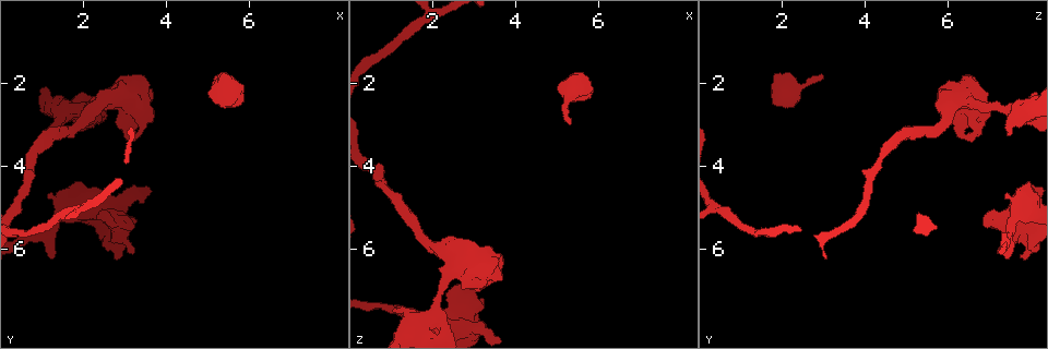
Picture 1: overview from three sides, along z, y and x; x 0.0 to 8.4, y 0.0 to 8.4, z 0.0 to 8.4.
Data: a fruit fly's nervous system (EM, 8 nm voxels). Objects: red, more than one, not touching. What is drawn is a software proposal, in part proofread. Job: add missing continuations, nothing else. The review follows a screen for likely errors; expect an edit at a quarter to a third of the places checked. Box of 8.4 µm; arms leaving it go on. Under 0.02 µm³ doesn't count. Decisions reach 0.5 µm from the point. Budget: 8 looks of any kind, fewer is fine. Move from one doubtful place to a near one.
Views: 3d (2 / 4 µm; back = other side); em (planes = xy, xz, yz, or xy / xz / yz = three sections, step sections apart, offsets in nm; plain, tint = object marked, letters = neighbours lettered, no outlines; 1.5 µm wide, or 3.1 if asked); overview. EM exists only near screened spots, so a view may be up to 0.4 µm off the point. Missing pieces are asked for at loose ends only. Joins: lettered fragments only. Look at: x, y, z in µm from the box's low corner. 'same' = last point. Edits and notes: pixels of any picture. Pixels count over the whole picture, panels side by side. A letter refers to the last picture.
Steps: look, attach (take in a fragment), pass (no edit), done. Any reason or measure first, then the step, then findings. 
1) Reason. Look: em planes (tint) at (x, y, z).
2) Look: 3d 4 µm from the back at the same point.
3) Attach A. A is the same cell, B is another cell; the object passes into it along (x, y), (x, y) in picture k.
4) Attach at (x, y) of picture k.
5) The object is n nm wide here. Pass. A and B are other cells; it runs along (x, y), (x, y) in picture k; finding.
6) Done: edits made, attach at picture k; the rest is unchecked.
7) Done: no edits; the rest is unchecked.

Branch stops here. Look: em yz step 4 (tint) at (1.00, 3.20, 7.45).

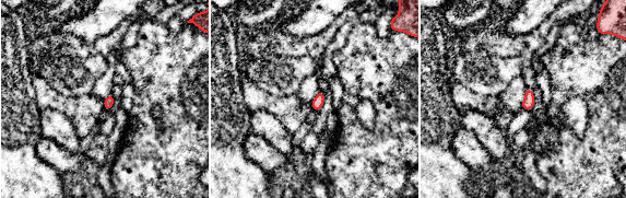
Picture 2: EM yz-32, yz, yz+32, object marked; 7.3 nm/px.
Look: em planes (letters) at the same point.

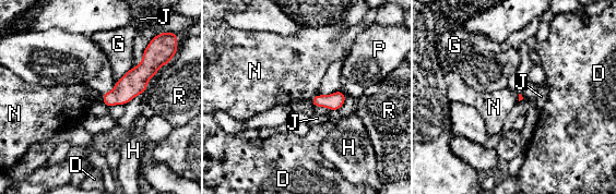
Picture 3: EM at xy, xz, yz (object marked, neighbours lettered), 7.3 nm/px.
The longest contact is with G, 140 nm. Pass. D, G, H, J, N, P and R are other cells; none of them fits.

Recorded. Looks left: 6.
Branch stops here. Look: em planes (letters) at (1.25, 6.20, 7.35).

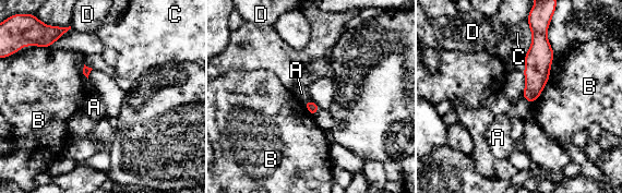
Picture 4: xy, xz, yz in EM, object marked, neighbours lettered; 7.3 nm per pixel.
Pass. A, B, C and D are other cells; a border runs along (311, 99), (303, 104) in picture 4; no lettered fragment goes on from it.

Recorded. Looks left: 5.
Branch stops here. Look: 3d 4 µm at (5.30, 1.90, 2.95).

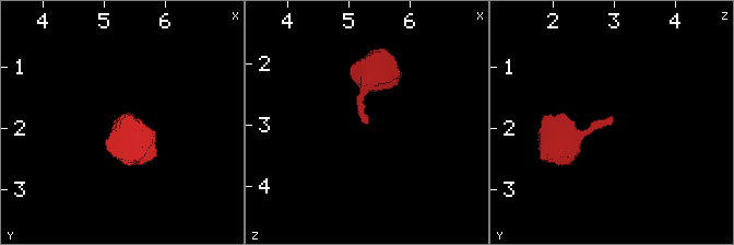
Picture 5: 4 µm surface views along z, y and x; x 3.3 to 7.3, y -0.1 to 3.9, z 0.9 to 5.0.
Need the tissue. Look: em yz step 4 (letters) at (5.30, 1.90, 3.00).

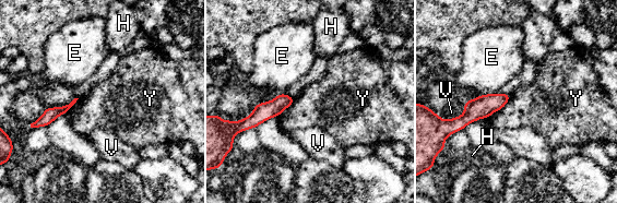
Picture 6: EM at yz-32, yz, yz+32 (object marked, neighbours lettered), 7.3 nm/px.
Pass. E, H, V and Y are other cells; a border runs along (511, 95), (502, 107), (488, 117) in picture 6; no lettered fragment goes on from it.

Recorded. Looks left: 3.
Done: no edits; the rest is unchecked.

